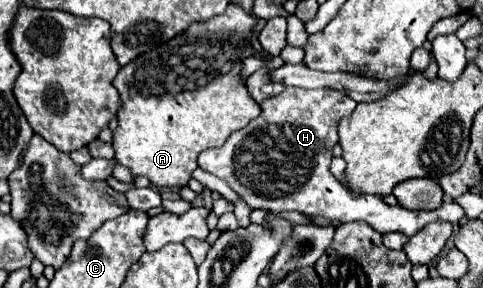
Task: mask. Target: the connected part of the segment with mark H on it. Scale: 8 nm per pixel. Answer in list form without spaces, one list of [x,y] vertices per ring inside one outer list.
[[[285,88],[279,96],[267,98],[261,102],[261,114],[251,120],[245,128],[237,130],[229,136],[229,140],[219,148],[209,148],[199,154],[199,168],[205,172],[225,180],[245,202],[249,208],[261,208],[267,212],[283,212],[283,210],[297,210],[309,216],[321,214],[331,220],[339,222],[355,222],[363,220],[373,230],[387,234],[387,232],[403,232],[405,236],[413,236],[419,230],[425,228],[425,224],[435,220],[447,220],[447,222],[461,222],[465,218],[465,212],[455,202],[445,202],[441,208],[431,212],[413,212],[405,210],[403,206],[389,206],[377,196],[359,196],[357,200],[347,192],[347,188],[331,174],[331,146],[337,144],[337,124],[343,116],[351,114],[355,110],[355,102],[347,100],[341,92],[331,92],[329,88],[321,90],[305,90],[305,88]]]

